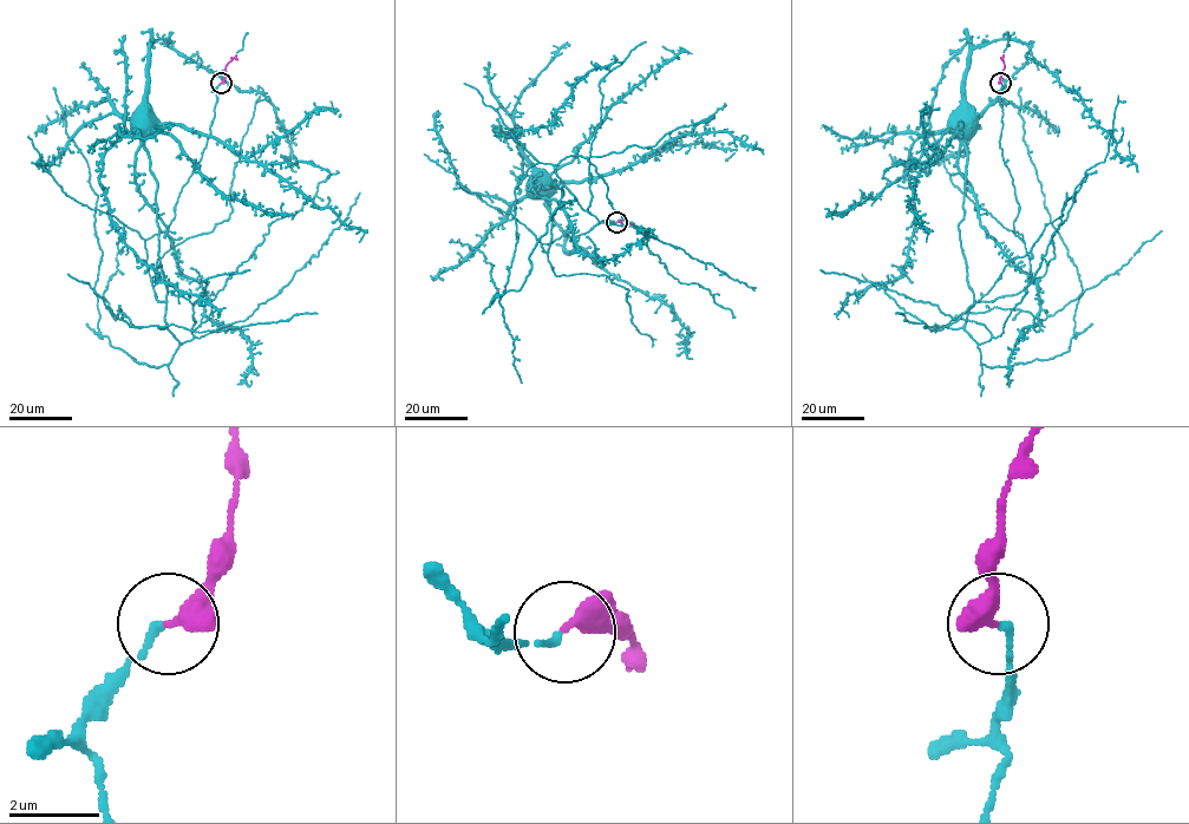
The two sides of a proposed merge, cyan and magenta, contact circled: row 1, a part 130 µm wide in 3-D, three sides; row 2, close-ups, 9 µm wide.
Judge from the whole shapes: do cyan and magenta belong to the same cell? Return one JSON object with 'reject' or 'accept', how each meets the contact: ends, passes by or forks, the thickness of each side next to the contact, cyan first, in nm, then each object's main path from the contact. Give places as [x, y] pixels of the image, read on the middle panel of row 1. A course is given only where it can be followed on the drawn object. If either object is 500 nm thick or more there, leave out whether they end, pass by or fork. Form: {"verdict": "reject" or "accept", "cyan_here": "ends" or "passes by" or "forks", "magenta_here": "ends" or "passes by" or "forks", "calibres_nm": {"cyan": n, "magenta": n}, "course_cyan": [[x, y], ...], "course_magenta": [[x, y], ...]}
{"verdict": "accept", "cyan_here": "ends", "magenta_here": "passes by", "calibres_nm": {"cyan": 160, "magenta": 280}, "course_cyan": [[616, 222], [560, 237], [542, 252], [563, 193], [555, 180], [544, 188], [537, 175]], "course_magenta": [[616, 222], [622, 226], [633, 223]]}

